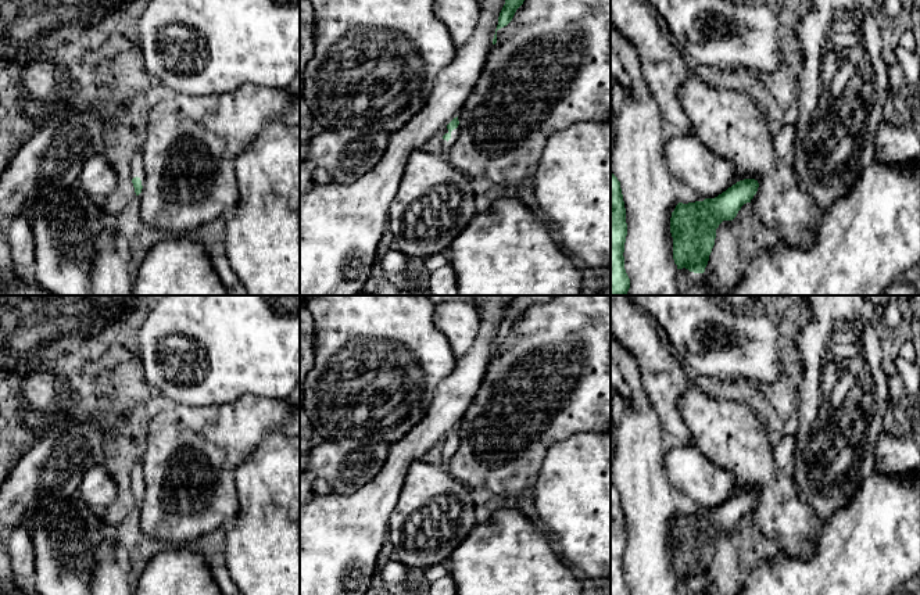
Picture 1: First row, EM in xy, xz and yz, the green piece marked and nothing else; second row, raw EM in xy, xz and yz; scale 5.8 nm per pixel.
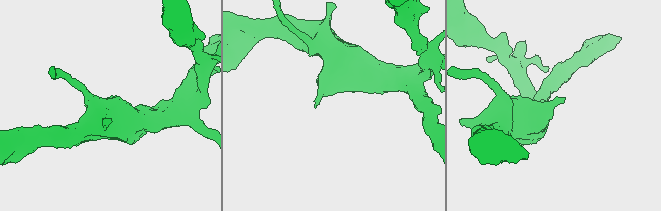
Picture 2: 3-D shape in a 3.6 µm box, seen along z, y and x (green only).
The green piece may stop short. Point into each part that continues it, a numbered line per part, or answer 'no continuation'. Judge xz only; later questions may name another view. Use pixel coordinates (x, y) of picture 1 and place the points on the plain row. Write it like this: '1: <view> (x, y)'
1: xz (446, 456)

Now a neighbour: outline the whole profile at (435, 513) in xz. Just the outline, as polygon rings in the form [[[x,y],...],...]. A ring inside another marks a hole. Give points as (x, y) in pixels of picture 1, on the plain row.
[[[418,459],[411,463],[398,502],[390,515],[389,538],[394,559],[407,567],[447,563],[450,555],[476,526],[472,488],[451,477],[441,466]]]

